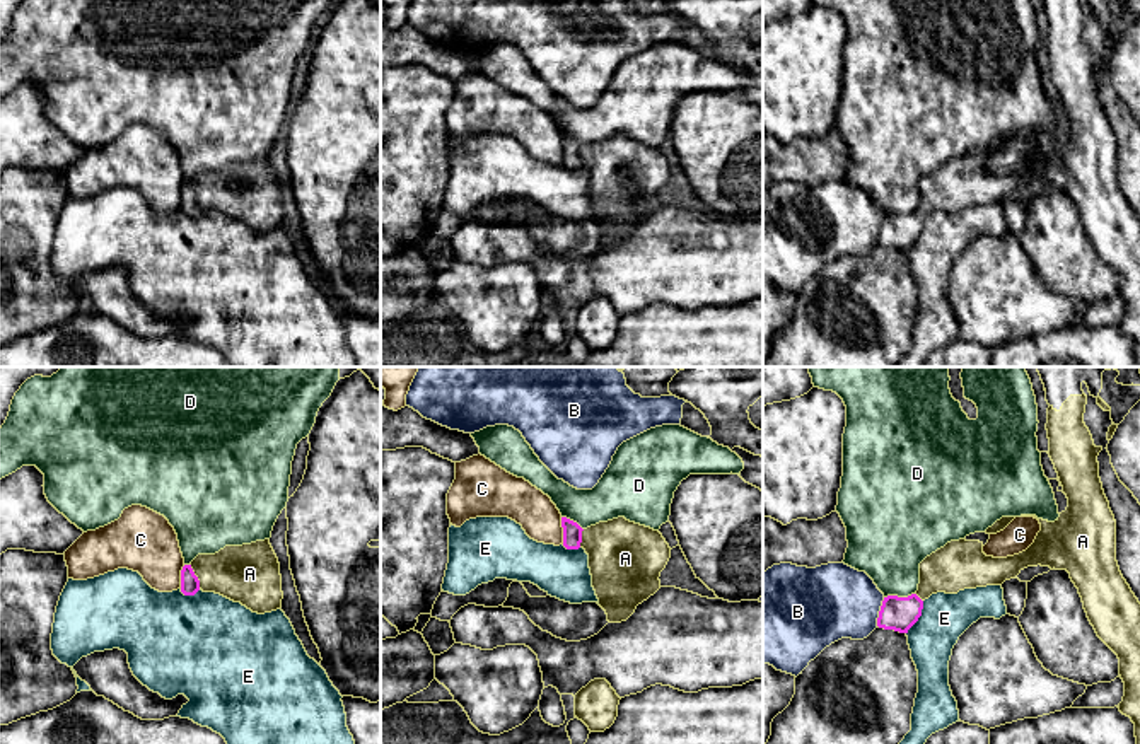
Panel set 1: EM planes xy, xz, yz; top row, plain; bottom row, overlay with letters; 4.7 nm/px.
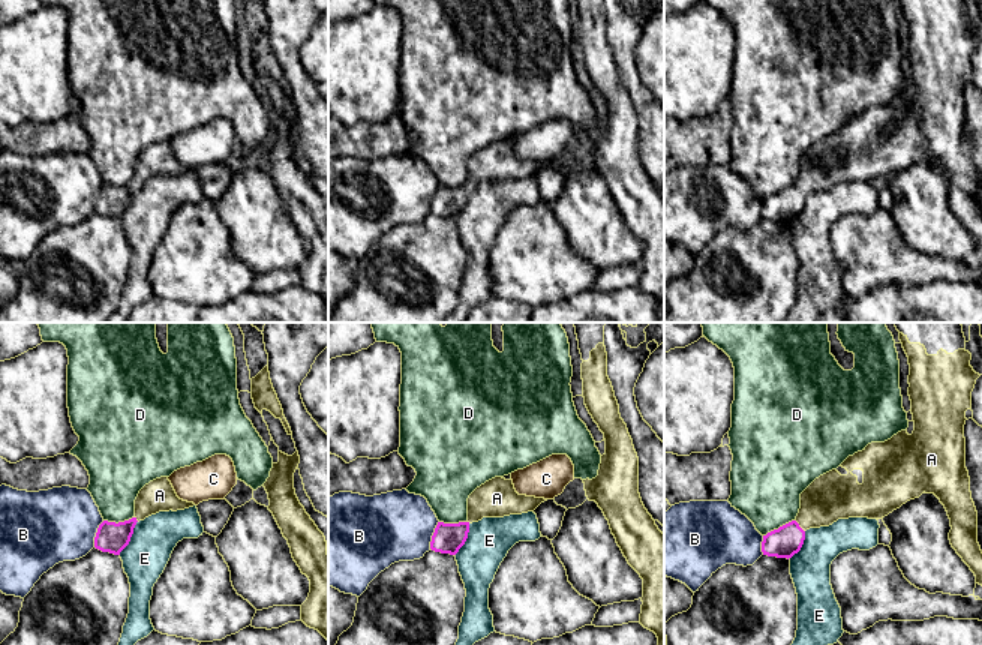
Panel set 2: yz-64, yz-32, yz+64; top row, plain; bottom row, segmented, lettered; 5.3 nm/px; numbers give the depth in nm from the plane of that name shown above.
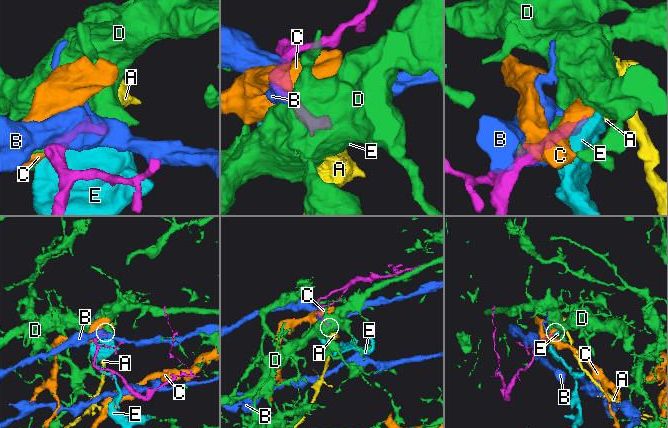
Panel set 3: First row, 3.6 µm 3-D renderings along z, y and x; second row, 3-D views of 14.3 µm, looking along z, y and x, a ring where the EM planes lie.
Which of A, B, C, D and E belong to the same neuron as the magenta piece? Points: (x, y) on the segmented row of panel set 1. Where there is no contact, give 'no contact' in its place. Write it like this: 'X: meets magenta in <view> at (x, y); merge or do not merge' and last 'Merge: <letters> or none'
A: meets magenta in xy at (195, 575); merge
B: meets magenta in yz at (879, 611); do not merge
C: meets magenta in xz at (564, 531); do not merge
D: meets magenta in yz at (896, 596); do not merge
E: meets magenta in yz at (918, 616); do not merge
Merge: A

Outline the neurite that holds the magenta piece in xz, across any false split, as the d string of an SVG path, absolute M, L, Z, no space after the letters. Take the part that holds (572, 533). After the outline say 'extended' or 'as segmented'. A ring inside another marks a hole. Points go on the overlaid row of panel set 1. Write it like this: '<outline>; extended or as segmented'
M561 517L563 546L567 549L584 548L589 555L592 587L599 606L606 611L609 623L626 621L638 604L660 589L660 572L671 558L671 548L659 531L618 517L582 529L577 522Z; extended

